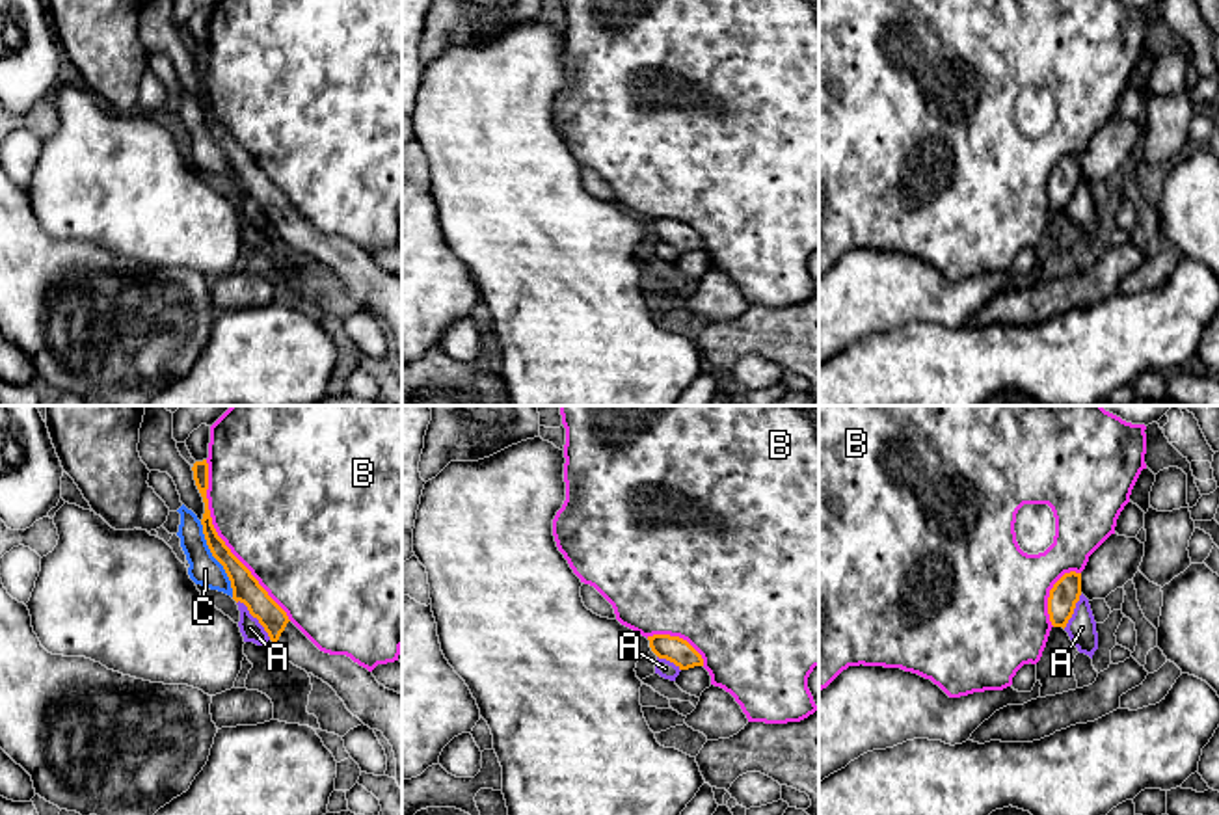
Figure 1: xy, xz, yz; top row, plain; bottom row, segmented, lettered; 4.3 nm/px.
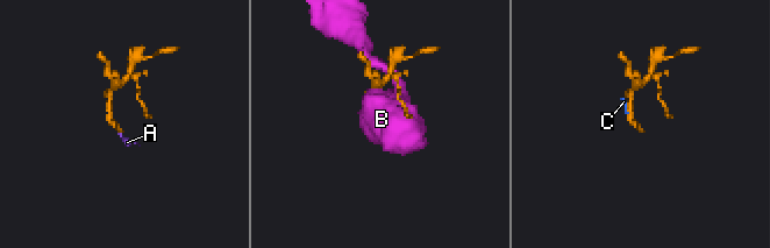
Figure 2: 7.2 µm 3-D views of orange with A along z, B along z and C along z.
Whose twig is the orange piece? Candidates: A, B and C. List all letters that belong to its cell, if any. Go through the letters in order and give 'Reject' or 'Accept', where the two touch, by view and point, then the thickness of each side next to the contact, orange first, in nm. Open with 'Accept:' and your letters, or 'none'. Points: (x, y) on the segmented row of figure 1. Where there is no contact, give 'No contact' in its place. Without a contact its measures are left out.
Accept: none
A: Reject. Touches orange at xy (257, 618). Thickness 120 nm (orange) against 90 nm
B: Reject. Touches orange at xy (222, 540). Thickness 120 nm (orange) against 500 nm
C: Reject. Touches orange at xy (214, 557). Thickness 120 nm (orange) against 140 nm

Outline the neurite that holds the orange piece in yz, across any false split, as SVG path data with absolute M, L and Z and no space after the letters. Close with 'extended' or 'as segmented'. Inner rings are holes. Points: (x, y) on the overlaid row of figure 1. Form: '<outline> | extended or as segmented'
M1065 573L1050 590L1048 614L1053 627L1066 627L1081 595L1081 573Z | as segmented

